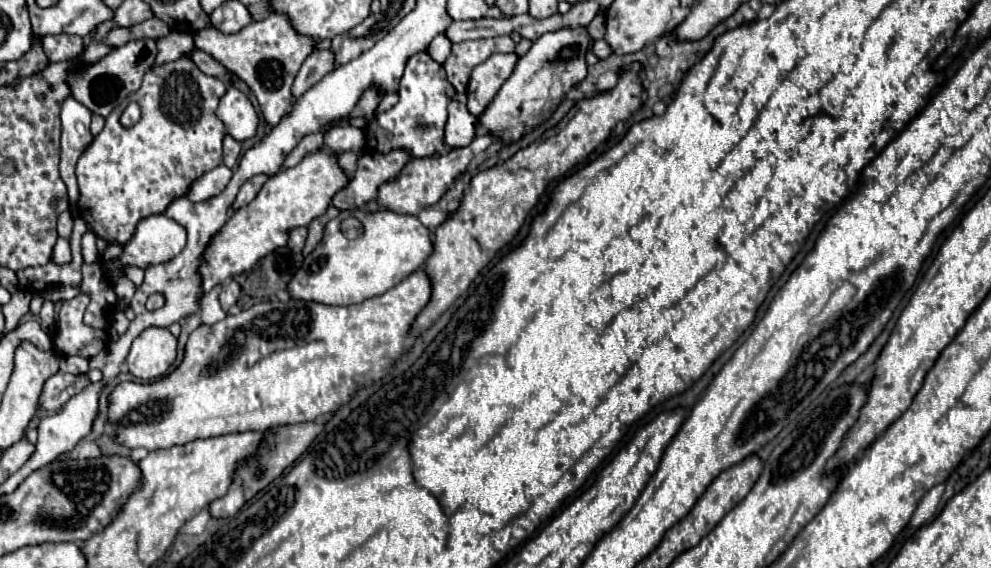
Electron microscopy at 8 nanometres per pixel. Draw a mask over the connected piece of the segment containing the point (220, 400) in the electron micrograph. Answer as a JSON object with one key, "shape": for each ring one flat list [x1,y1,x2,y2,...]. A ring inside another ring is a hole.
{"shape":[[416,270,416,274,410,274,404,282,400,282,398,286,394,286,392,290,388,290,382,296,376,298,368,298,362,304,354,304,354,306,324,306,318,302,296,302,296,300,288,300,288,302,260,302,248,310,242,310,240,314,232,316,228,314,224,320,212,324,212,326,198,326,186,344,186,352,184,352,184,360,182,364,168,374,162,380,150,382,150,384,136,384,136,382,122,382,116,386,116,390,110,394,110,414,108,414,108,422,118,430,118,442,122,442,128,448,146,448,146,450,158,450,158,448,172,448,178,444,186,444,192,442,196,438,216,438,216,436,224,436,224,434,236,434,236,432,246,432,246,430,268,430,268,426,280,426,284,422,308,422,308,420,316,420,318,416,330,414,334,410,338,410,338,406,346,404,354,392,356,386,368,386,372,384,376,378,380,378,390,360,398,358,402,352,402,344,408,336,408,330,416,318,416,314,426,306,430,298,430,286,428,286,428,278,424,278,422,270],[278,324,312,324,312,326,278,326],[264,346,276,346,272,348,272,352,276,350,276,354,272,354,272,358,262,358,264,356]]}

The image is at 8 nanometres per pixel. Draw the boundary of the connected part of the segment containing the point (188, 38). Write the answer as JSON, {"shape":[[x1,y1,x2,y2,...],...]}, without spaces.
{"shape":[[174,30,172,34,168,34,164,38,158,38,156,46,158,46,158,54,156,54,154,66,162,66,168,60,178,60,180,56,192,54,196,50,192,34,178,32,178,30]]}

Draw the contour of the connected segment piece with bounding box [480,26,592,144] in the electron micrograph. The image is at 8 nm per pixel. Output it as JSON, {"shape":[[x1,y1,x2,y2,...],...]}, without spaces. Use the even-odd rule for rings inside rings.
{"shape":[[584,26,578,28,560,28,556,32,546,32,542,34,528,54,524,54,512,76,504,82,504,86,498,90,496,98,492,100,492,106,482,114,480,126,484,126,488,132,496,134,502,138,504,144,514,142,522,138,522,134,528,134,532,128,542,124,552,116,556,106,562,100,562,94,566,94,570,88,578,86,586,74,588,74,588,64,586,64,586,52,592,44,592,38,588,36],[560,82,562,92,556,92,556,106,554,100,550,98,550,88,552,84]]}

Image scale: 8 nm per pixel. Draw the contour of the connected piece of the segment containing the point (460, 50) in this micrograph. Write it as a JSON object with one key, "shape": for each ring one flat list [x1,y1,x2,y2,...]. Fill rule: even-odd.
{"shape":[[496,36,496,38,480,38,452,44,452,54,444,62,448,82,458,90,466,92,470,72,474,66,482,64,494,52,514,52,516,42,510,36]]}

